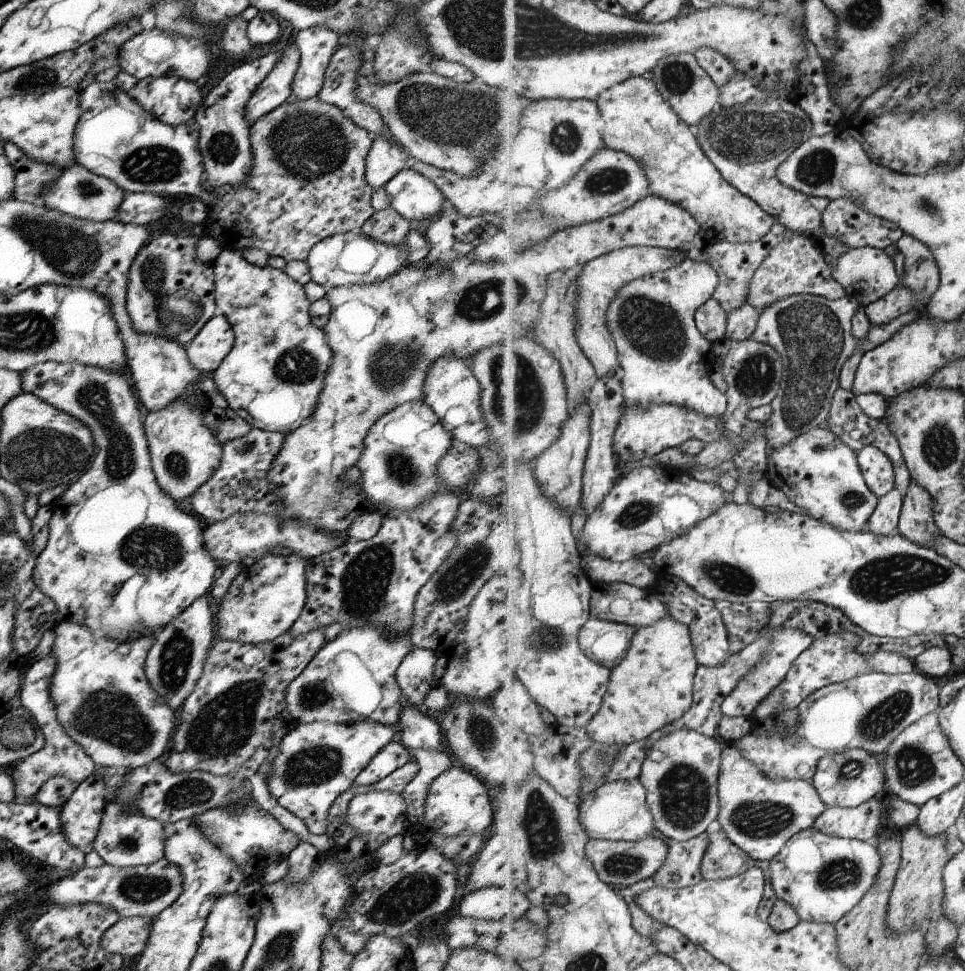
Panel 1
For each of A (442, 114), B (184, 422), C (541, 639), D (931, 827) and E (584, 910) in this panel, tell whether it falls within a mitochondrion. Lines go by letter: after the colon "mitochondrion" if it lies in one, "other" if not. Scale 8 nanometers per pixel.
A: mitochondrion
B: other
C: mitochondrion
D: other
E: other

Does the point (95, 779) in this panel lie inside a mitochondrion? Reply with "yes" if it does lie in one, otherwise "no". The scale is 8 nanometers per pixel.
no

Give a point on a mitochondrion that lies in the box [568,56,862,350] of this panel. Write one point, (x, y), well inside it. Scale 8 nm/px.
(741, 138)

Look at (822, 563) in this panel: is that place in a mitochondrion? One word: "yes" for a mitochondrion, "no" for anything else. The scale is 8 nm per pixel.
no

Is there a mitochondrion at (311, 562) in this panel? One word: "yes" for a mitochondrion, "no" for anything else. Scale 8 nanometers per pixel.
no

